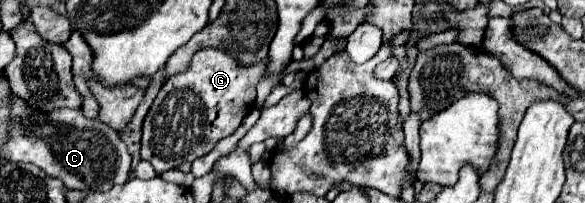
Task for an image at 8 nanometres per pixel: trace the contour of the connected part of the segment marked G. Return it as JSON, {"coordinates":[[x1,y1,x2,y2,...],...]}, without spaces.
{"coordinates":[[218,48,198,50,188,70,170,76,158,92,142,128,142,160,148,160,156,174,162,174,206,156,218,140,234,134,254,106,256,84,266,76,268,62,264,58,252,66,242,66]]}

